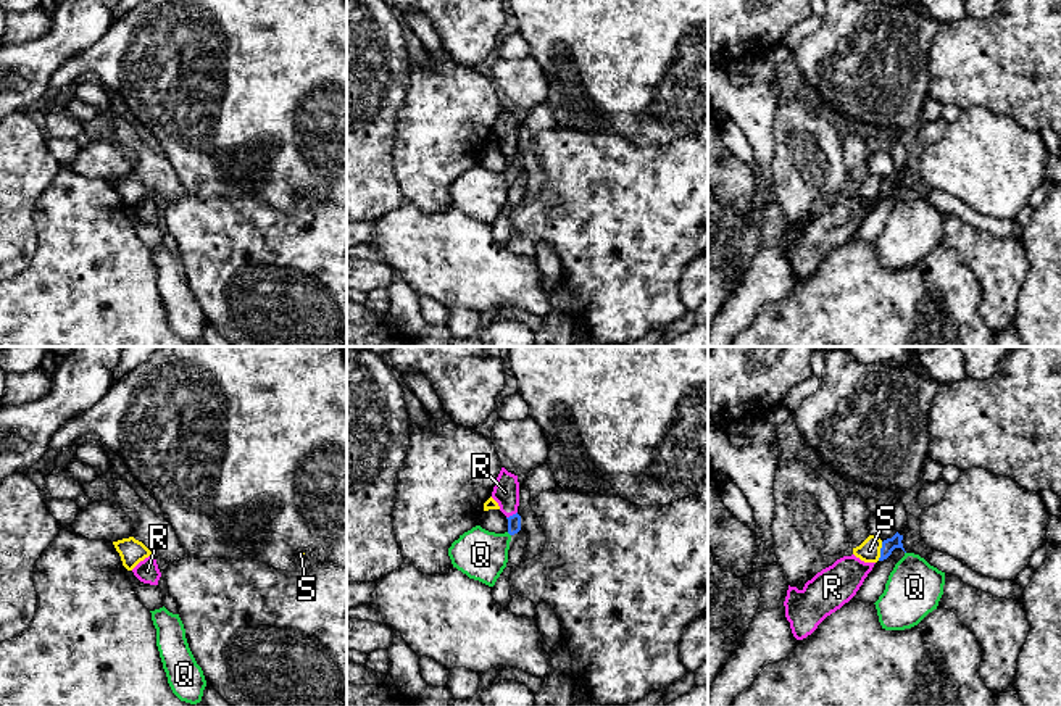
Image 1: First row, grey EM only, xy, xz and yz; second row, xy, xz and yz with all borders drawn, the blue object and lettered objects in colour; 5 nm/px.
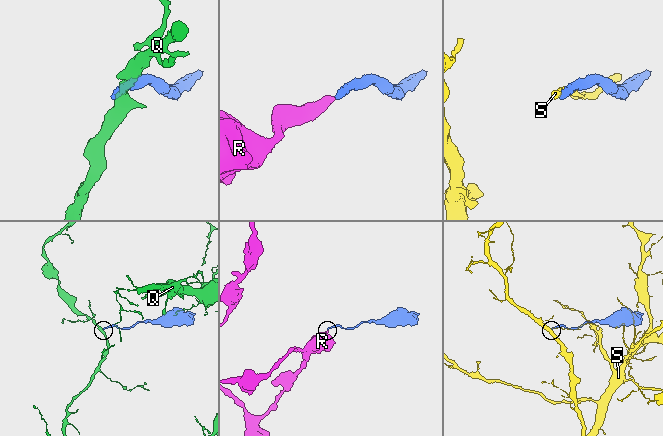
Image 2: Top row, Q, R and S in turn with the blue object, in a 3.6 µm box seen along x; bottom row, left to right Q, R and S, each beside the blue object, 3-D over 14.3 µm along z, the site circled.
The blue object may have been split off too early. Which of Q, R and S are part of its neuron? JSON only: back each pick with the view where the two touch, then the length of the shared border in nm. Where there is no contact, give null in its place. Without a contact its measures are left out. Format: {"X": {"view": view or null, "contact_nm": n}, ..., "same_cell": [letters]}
{"R": {"view": "xz", "contact_nm": 70}, "same_cell": ["R"]}

